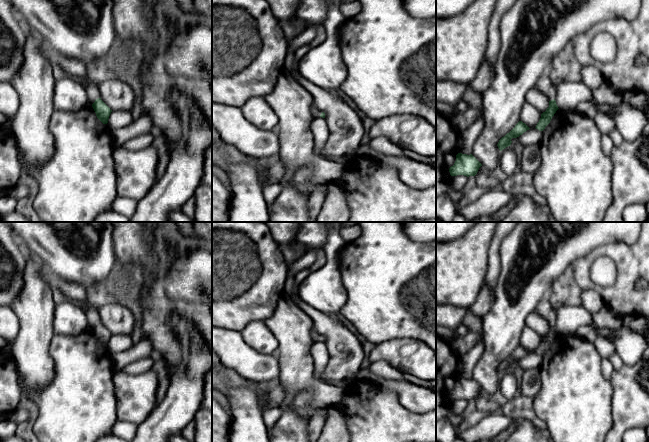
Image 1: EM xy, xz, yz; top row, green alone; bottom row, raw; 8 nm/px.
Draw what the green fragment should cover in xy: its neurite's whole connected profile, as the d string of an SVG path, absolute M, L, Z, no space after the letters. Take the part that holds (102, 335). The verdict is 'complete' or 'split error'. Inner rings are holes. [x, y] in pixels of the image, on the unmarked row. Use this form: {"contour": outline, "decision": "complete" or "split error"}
{"contour": "M88 306L85 313L97 342L103 348L107 348L112 334L99 321L98 309L94 308L93 306Z", "decision": "split error"}

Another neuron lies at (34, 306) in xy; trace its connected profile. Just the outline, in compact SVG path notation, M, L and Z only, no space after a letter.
M28 259L24 271L23 288L12 303L11 308L19 317L20 328L18 335L11 342L11 355L18 365L21 384L24 385L22 395L31 400L29 395L49 385L55 376L55 366L49 354L49 347L54 336L53 319L55 303L53 300L53 288L41 278L38 271L43 268L43 262L36 259Z

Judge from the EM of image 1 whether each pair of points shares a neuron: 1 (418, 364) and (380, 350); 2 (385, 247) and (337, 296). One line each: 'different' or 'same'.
1: same
2: different

